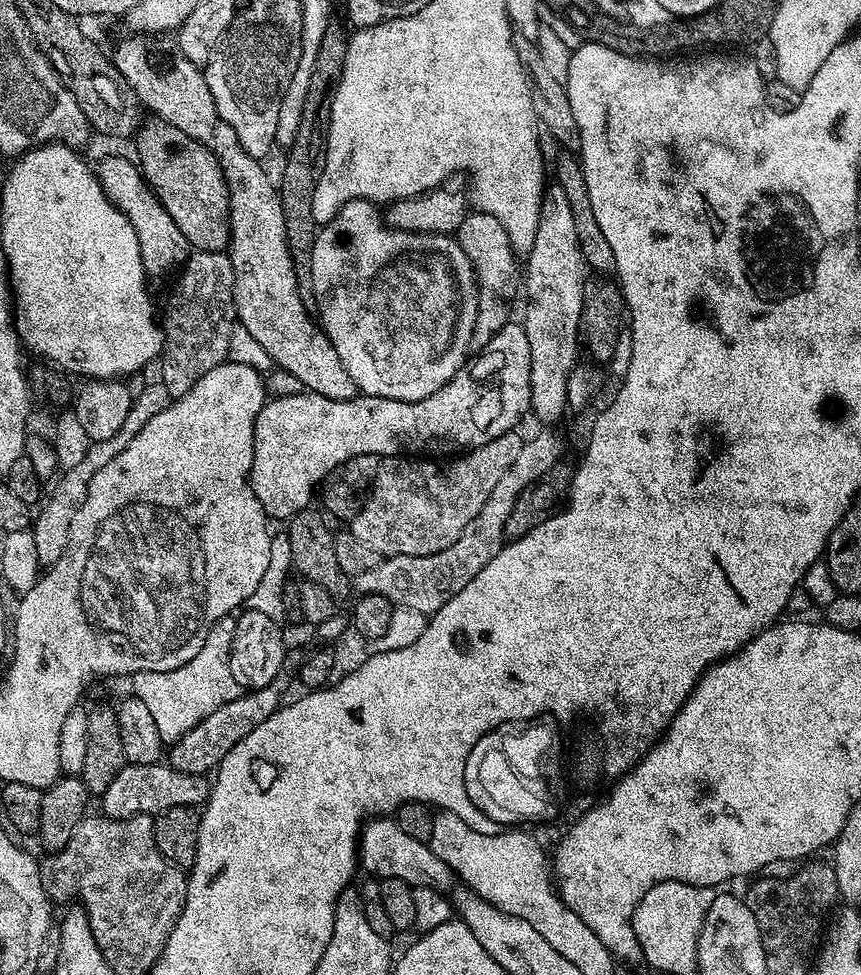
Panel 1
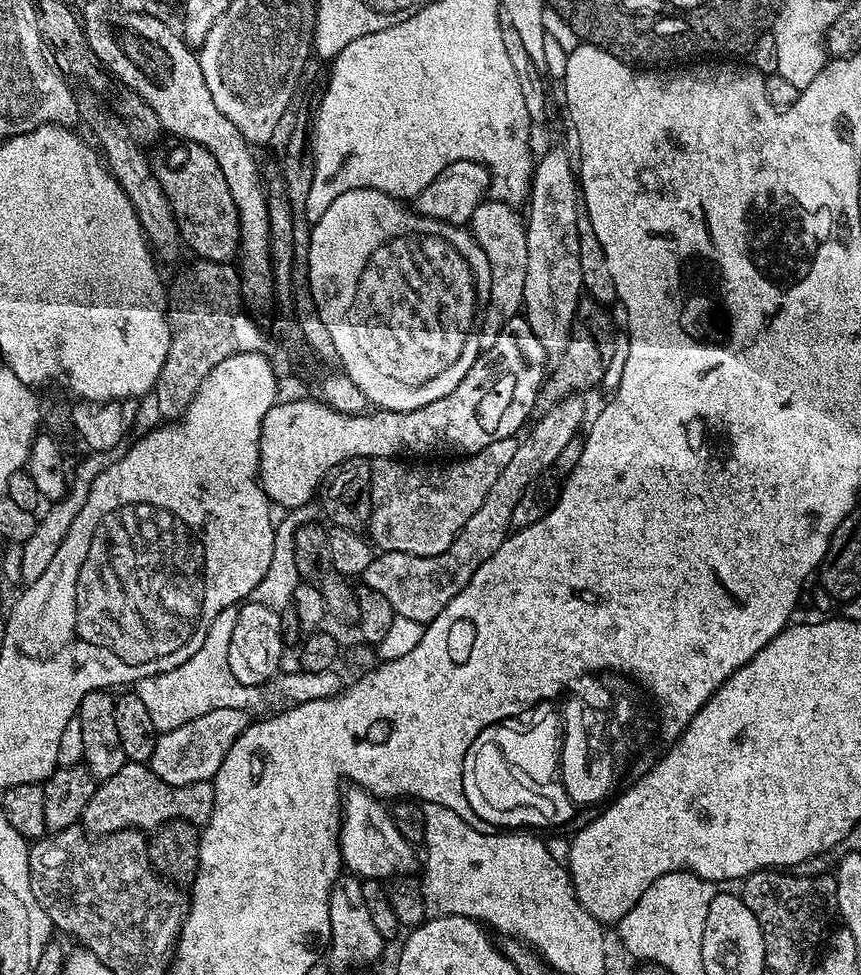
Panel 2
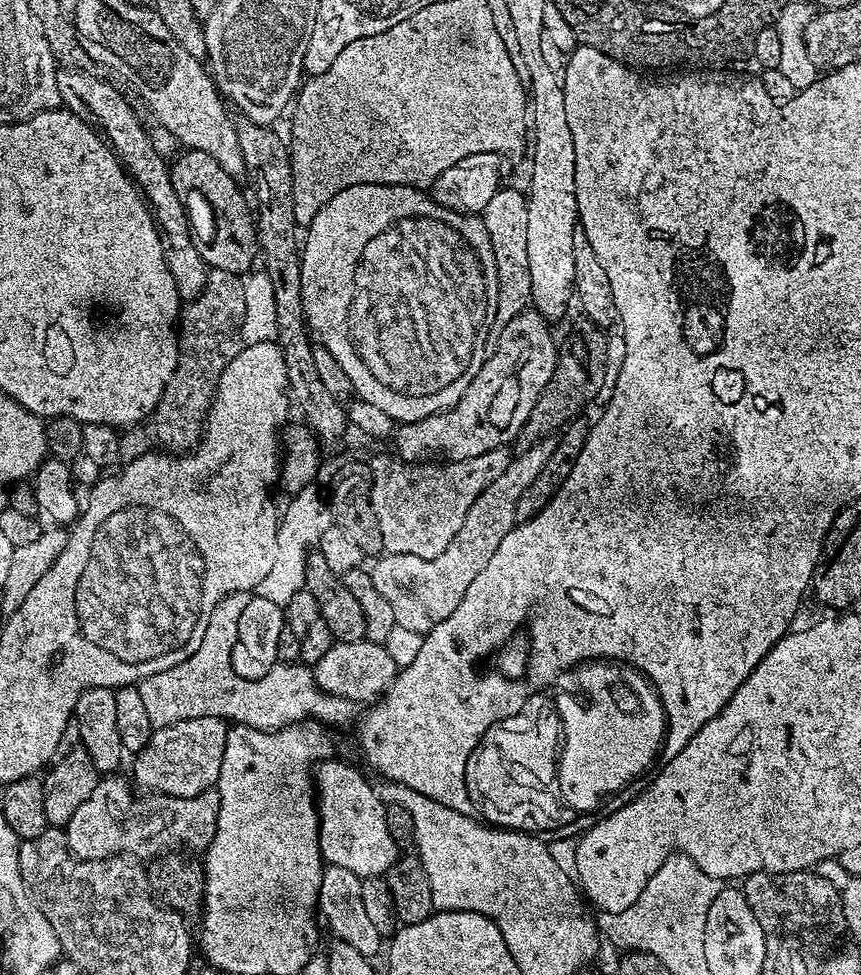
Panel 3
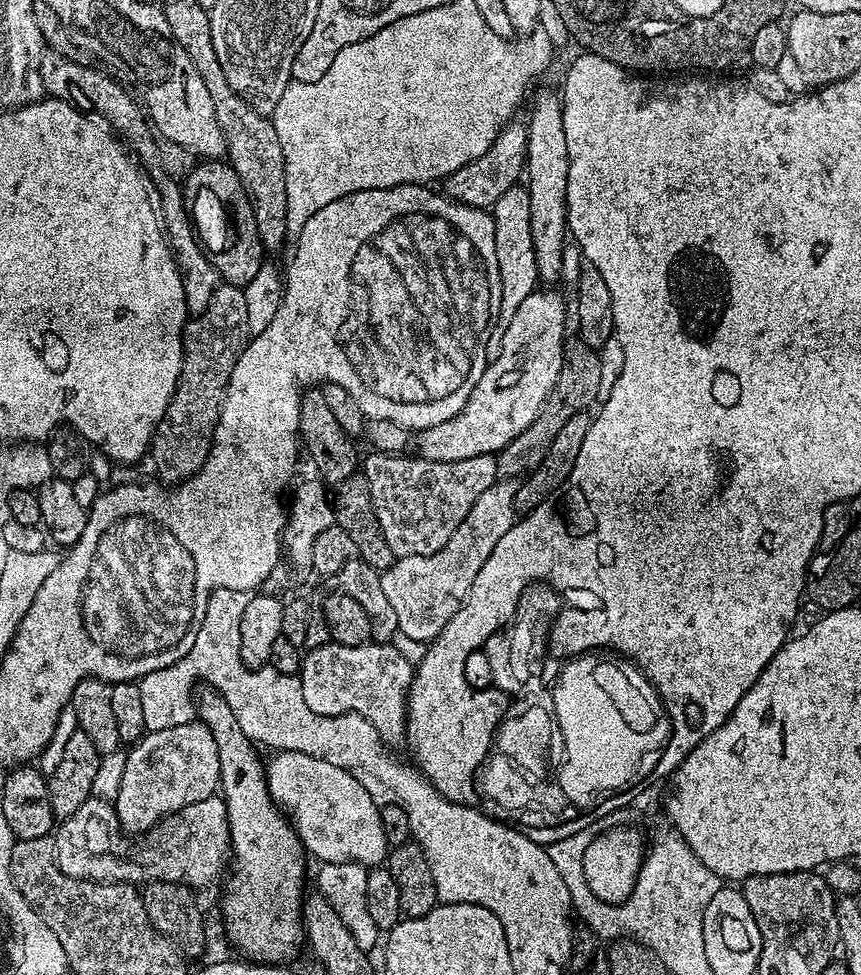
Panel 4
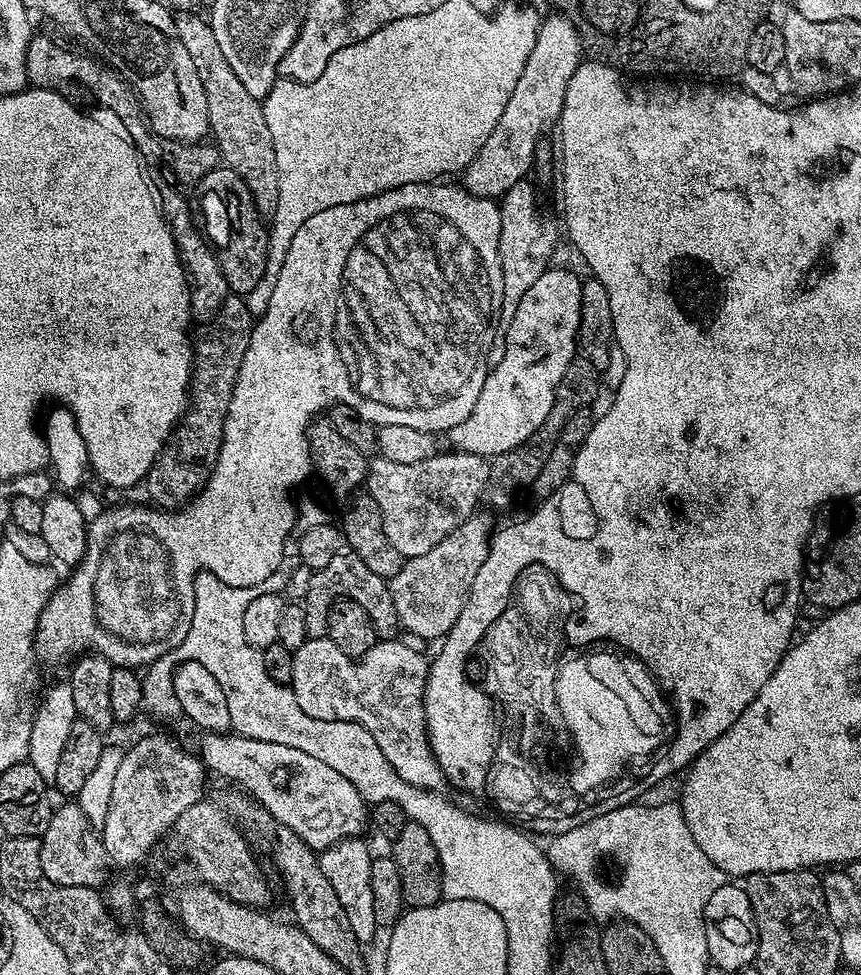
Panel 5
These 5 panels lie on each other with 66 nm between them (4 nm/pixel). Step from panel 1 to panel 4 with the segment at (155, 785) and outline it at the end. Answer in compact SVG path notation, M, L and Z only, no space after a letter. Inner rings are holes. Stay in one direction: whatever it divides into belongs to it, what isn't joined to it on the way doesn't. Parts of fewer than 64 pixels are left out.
M217 794L210 798L202 798L202 802L194 802L182 810L178 810L172 816L159 820L152 829L143 837L144 840L136 848L132 856L132 864L124 868L124 872L133 885L140 886L153 880L170 880L173 884L186 884L193 889L201 890L207 884L212 884L220 875L226 872L226 865L230 860L232 851L232 839L230 838L230 826L226 814L226 802L223 795ZM93 798L82 802L70 818L59 821L54 832L54 851L56 864L64 876L79 880L113 879L112 871L120 864L120 819L116 817L115 807L109 801Z

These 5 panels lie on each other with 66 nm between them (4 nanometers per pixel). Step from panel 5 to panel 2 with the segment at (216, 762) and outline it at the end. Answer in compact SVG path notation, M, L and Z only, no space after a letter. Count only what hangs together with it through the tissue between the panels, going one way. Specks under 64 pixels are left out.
M352 786L349 789L343 793L340 814L340 859L343 867L364 880L381 882L397 874L415 873L418 868L417 849L398 834L389 805L365 788Z

